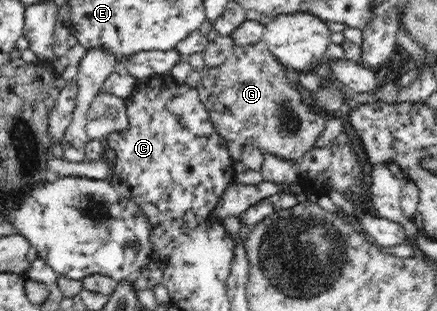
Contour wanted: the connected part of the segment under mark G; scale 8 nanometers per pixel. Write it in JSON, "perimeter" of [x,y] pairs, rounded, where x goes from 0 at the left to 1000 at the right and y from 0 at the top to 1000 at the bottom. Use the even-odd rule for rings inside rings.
{"perimeter":[[[604,129],[579,145],[540,145],[533,170],[503,212],[467,219],[449,286],[474,350],[494,424],[517,453],[526,511],[549,518],[554,469],[570,457],[602,492],[616,489],[641,508],[682,514],[716,479],[719,457],[741,418],[753,373],[723,360],[700,325],[698,296],[652,248],[650,215],[618,170]]]}

